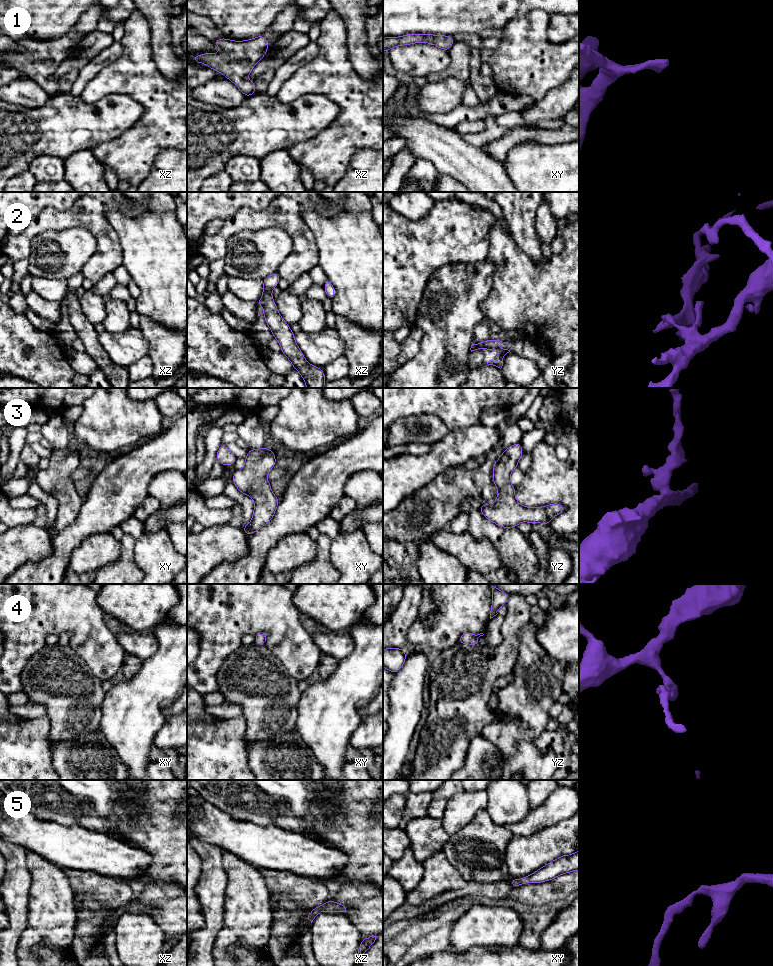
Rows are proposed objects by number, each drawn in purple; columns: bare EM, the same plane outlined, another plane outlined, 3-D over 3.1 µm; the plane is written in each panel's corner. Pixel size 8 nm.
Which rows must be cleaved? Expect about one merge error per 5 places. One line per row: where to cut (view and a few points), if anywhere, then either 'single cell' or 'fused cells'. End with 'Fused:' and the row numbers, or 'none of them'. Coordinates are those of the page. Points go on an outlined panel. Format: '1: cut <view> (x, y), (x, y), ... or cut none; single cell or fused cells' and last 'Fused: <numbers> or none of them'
1: cut none; single cell
2: cut yz (496, 347), (484, 348); fused cells
3: cut none; single cell
4: cut none; single cell
5: cut none; single cell
Fused: 2

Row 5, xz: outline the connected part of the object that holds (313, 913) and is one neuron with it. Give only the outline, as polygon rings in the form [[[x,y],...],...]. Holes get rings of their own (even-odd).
[[[330,899],[323,905],[316,906],[313,910],[311,910],[308,915],[308,919],[312,923],[316,916],[323,911],[347,913],[349,911],[349,907],[346,905],[336,903],[335,901]]]

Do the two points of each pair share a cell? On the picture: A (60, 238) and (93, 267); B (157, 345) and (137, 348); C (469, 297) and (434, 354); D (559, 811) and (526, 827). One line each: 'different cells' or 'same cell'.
A: different cells
B: different cells
C: same cell
D: same cell

